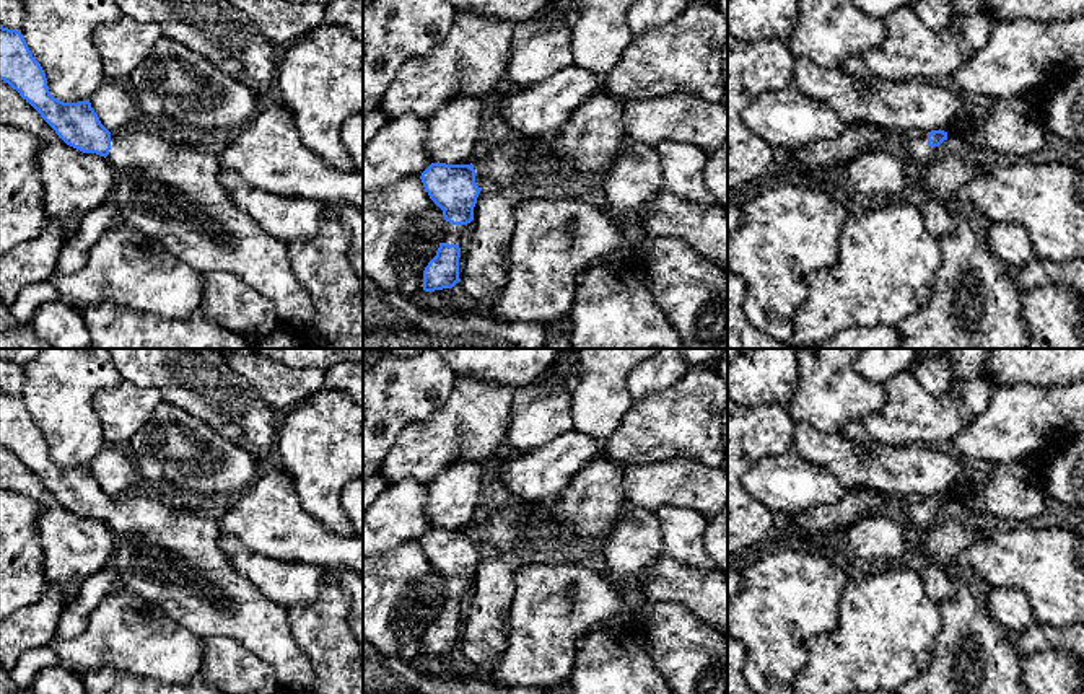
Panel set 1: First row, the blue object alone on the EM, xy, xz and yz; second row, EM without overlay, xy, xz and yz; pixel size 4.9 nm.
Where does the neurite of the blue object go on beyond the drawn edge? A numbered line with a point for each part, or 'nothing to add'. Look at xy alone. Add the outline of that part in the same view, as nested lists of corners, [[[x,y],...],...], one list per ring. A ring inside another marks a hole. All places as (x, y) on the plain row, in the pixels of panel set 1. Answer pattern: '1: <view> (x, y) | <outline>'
1: xy (168, 554) | [[[120,495],[111,497],[111,515],[106,525],[116,538],[111,564],[119,572],[122,583],[135,595],[158,606],[173,621],[199,637],[234,639],[275,670],[278,686],[286,694],[314,694],[314,670],[293,639],[288,608],[267,598],[249,578],[236,570],[218,546],[221,531],[216,521],[202,518],[187,503],[166,505],[153,495]]]

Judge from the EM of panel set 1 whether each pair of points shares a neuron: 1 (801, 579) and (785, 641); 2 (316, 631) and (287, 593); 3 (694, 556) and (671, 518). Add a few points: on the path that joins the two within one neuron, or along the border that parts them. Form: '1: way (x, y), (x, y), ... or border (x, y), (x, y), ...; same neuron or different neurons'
1: way (791, 593), (785, 600), (785, 626); same neuron
2: border (323, 579), (319, 595), (313, 601), (288, 610); different neurons
3: way (687, 546), (681, 528); same neuron

